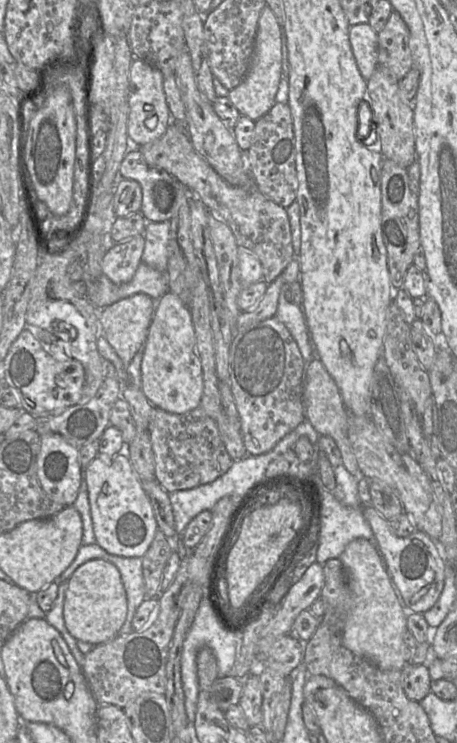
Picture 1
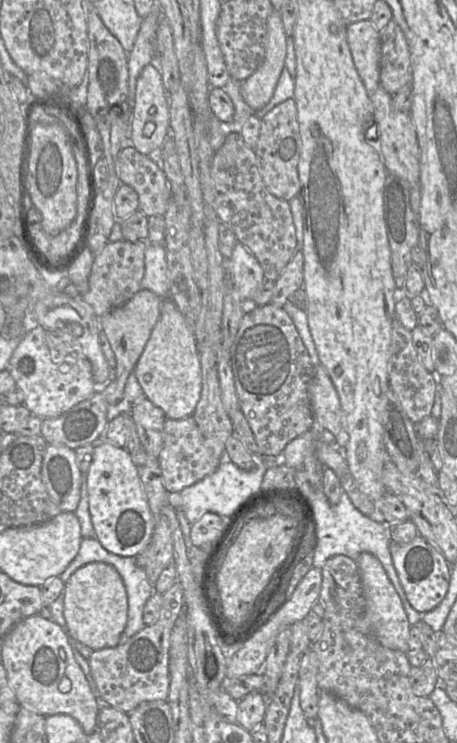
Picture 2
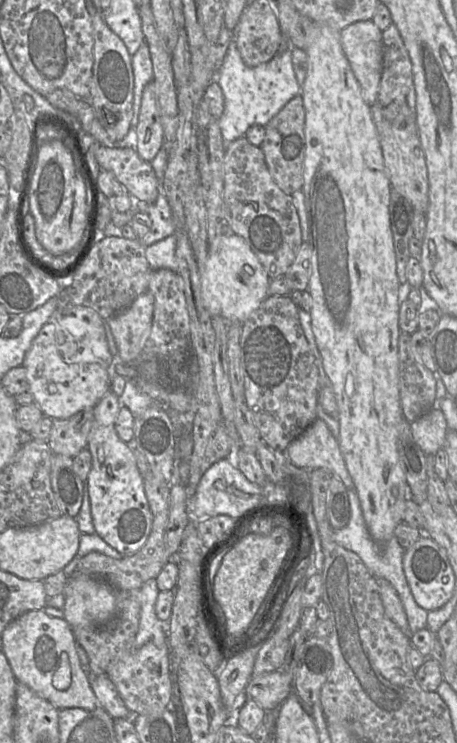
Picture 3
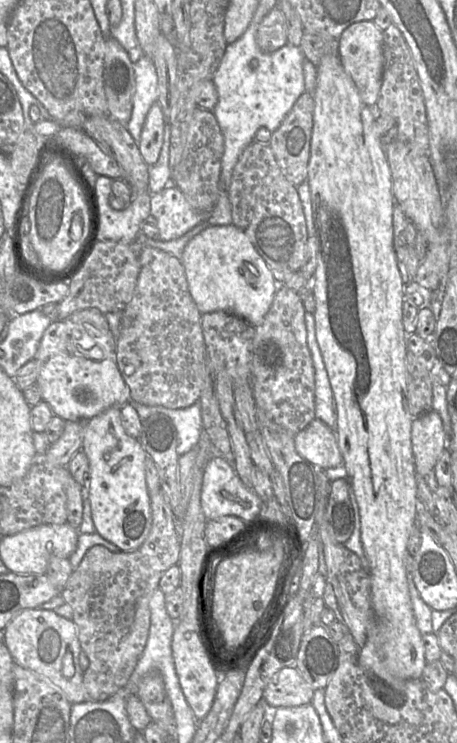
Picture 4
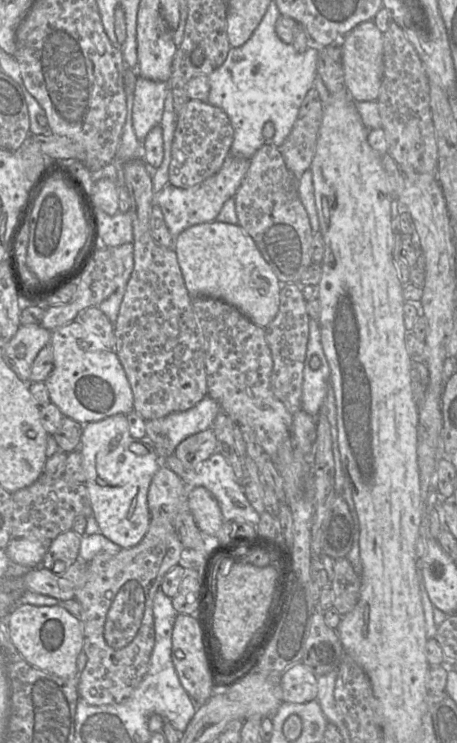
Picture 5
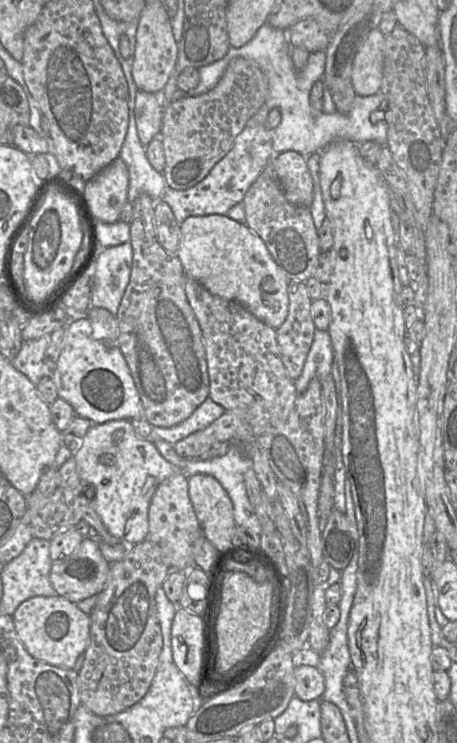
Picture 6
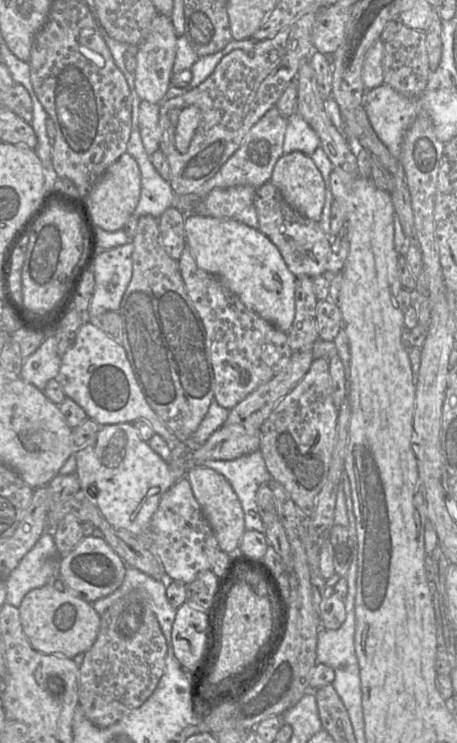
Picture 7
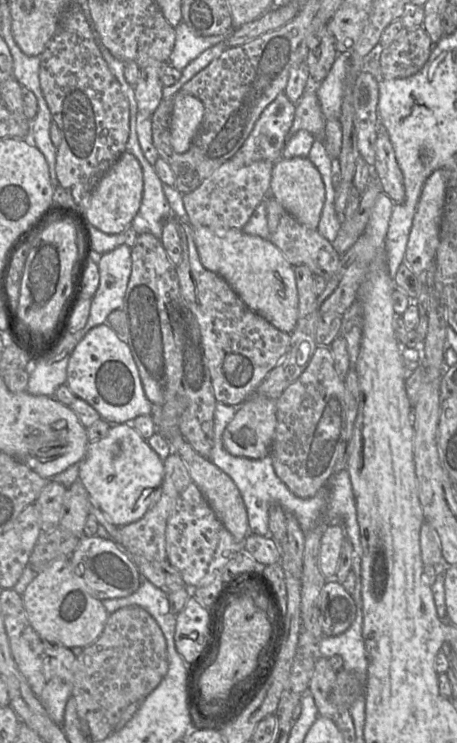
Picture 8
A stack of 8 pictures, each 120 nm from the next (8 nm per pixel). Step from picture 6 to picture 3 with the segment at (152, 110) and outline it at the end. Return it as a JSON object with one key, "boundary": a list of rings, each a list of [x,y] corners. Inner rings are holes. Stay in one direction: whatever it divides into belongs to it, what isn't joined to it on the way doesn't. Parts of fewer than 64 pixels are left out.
{"boundary":[[[144,42],[137,52],[131,56],[131,65],[134,76],[134,89],[133,89],[133,117],[130,125],[136,129],[138,124],[138,117],[140,112],[141,98],[144,87],[153,81],[153,66],[150,58],[149,47]]]}

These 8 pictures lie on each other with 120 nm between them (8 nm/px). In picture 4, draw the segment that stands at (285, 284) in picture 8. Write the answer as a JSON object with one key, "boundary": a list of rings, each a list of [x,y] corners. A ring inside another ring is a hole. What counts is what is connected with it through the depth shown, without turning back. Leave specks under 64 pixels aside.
{"boundary":[[[208,224],[187,243],[181,263],[190,294],[201,314],[224,311],[256,327],[263,322],[279,288],[247,235],[233,224]]]}

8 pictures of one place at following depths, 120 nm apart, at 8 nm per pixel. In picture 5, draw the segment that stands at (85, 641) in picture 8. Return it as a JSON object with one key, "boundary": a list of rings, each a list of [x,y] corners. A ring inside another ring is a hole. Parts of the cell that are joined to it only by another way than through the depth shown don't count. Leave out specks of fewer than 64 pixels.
{"boundary":[[[22,604],[11,611],[7,617],[7,626],[13,645],[30,665],[64,679],[77,679],[78,688],[79,674],[76,667],[76,660],[83,649],[84,639],[80,619],[73,616],[60,605],[35,606],[31,604]]]}

